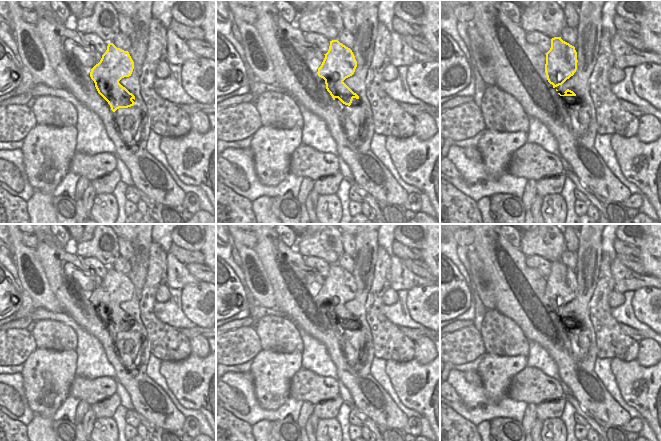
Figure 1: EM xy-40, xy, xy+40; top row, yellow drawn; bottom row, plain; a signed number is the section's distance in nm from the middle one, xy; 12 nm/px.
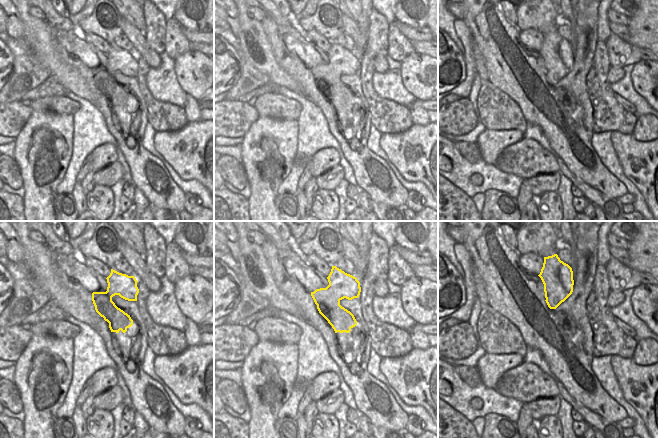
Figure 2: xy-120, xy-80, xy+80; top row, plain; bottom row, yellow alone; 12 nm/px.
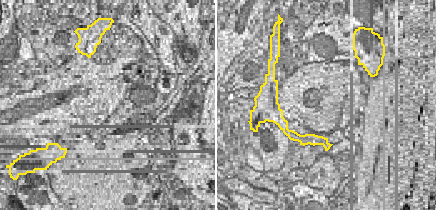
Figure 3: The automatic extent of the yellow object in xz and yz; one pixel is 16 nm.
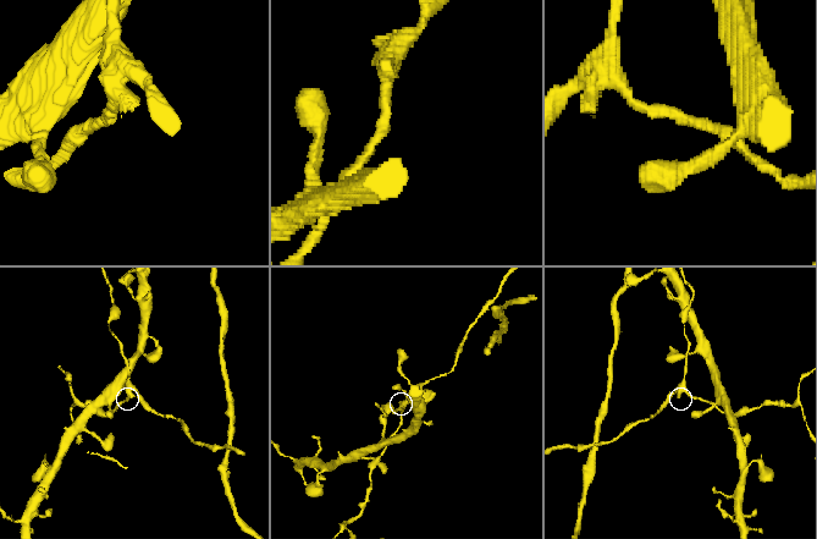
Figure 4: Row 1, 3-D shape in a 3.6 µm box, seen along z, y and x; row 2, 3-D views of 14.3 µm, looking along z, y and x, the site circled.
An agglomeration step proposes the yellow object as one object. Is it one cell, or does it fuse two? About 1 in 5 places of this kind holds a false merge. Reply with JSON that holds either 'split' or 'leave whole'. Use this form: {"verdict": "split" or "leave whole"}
{"verdict": "split"}

